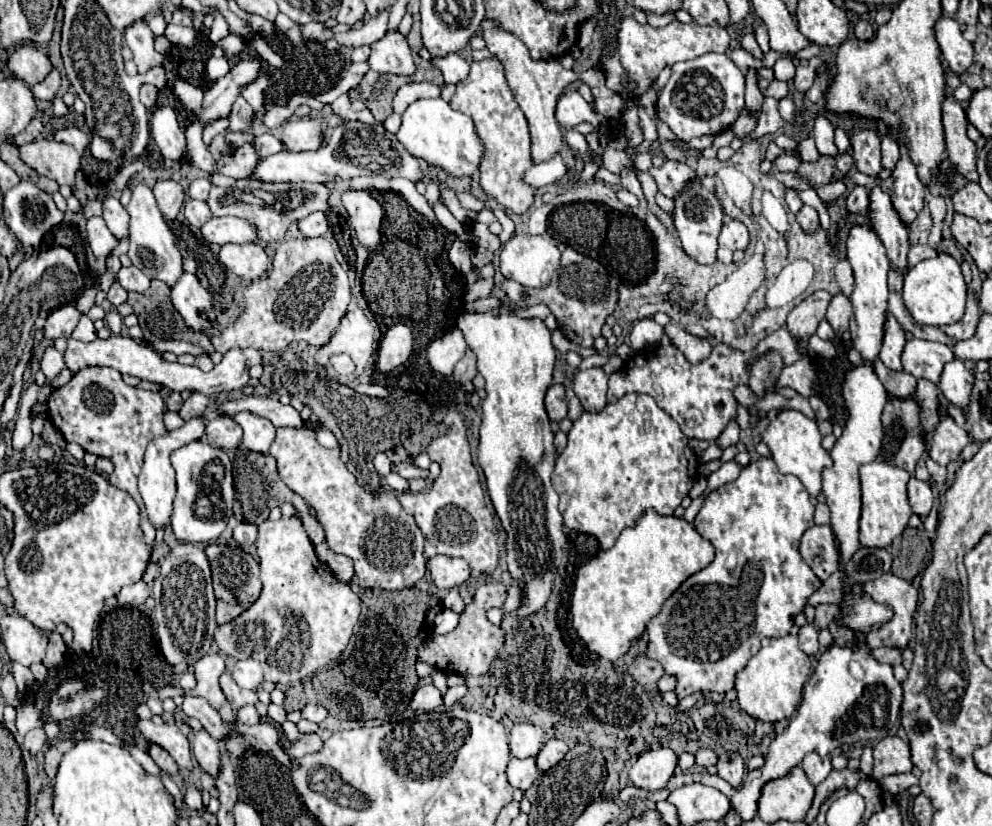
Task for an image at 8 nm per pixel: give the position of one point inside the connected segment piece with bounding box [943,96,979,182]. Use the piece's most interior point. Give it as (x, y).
(961, 150)

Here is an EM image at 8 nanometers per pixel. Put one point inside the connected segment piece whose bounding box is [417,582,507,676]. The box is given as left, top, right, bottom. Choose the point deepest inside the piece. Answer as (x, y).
(468, 650)

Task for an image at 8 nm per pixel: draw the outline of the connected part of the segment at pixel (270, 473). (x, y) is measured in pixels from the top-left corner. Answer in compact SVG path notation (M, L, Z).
M243 446L237 448L235 458L233 458L233 484L235 484L235 498L241 502L243 506L243 516L247 522L251 524L261 524L263 520L267 520L269 510L275 508L277 504L285 504L291 502L295 508L299 508L301 514L301 522L305 526L305 532L309 536L309 540L313 544L321 544L325 540L323 528L319 526L319 522L309 514L309 508L305 504L305 500L301 496L297 496L295 492L291 492L281 478L277 476L277 464L275 458L269 454L253 454L251 450L245 450Z

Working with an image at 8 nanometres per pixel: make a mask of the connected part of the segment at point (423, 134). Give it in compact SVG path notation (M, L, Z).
M441 98L415 100L401 116L403 122L397 130L397 138L413 156L425 160L427 164L439 166L459 178L467 178L477 172L483 156L483 144L477 138L473 120L469 116L451 110L451 106Z

